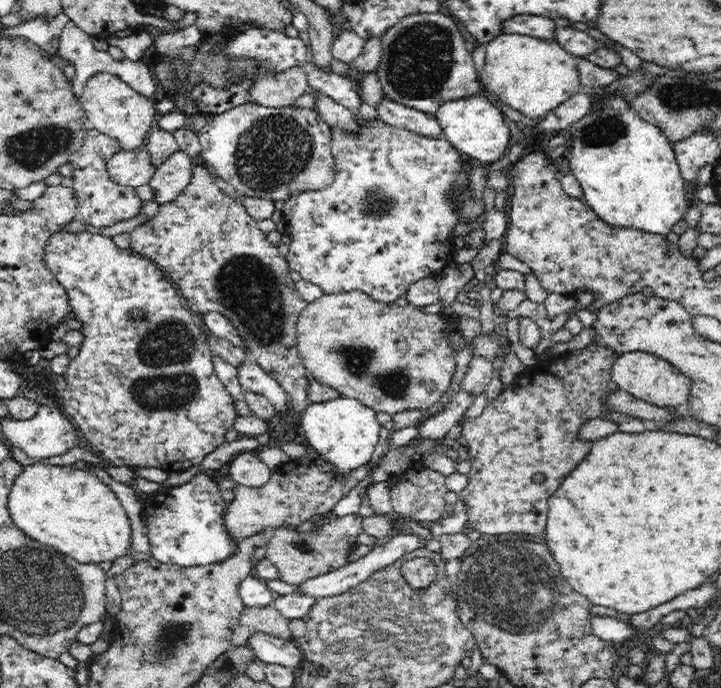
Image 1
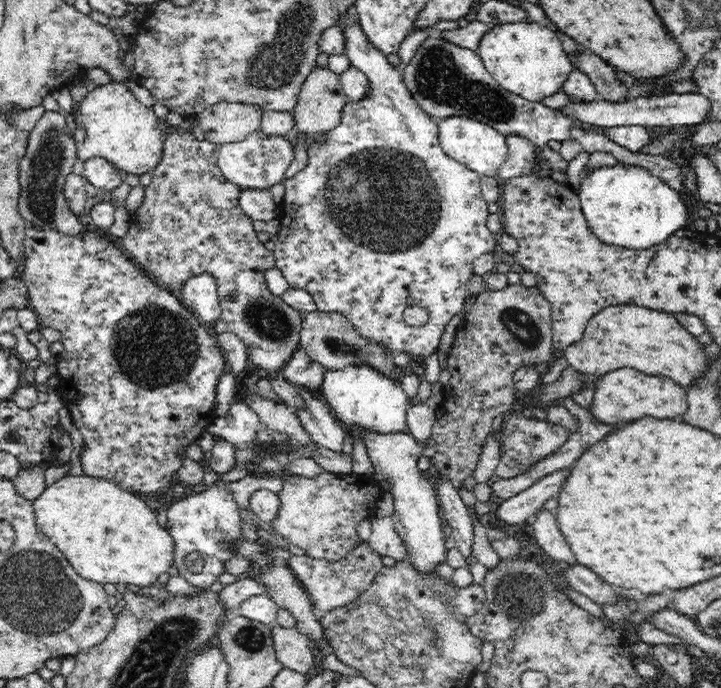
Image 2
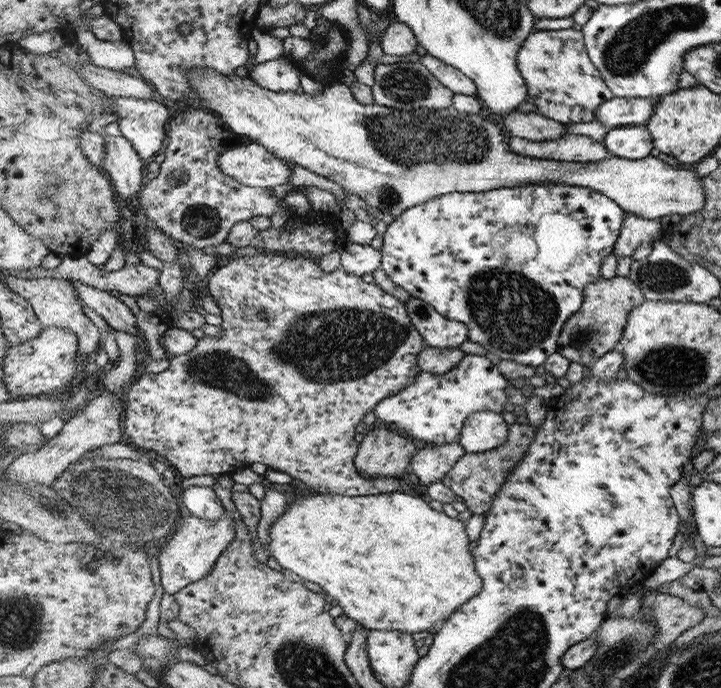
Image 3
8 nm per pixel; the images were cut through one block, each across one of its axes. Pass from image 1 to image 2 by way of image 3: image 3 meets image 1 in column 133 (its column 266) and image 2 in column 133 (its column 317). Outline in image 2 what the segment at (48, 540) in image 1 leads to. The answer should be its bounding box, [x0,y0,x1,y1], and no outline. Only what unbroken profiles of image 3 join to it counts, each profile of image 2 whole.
[33,475,174,590]

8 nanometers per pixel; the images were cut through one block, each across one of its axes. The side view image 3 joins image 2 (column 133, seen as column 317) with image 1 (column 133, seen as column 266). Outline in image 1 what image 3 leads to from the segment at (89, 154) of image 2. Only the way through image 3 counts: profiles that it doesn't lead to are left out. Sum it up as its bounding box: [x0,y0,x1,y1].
[81,72,158,151]

